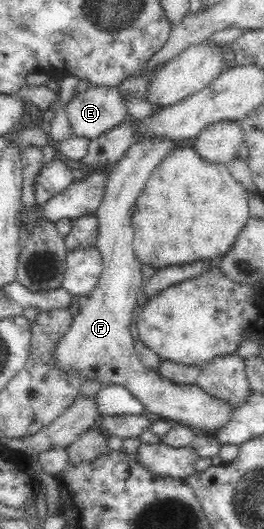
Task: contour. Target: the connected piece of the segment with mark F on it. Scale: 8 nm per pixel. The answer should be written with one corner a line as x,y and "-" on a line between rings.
139,139
131,143
124,158
121,158
113,171
108,175
106,182
106,191
99,208
94,212
99,224
99,236
96,247
100,250
102,256
102,273
95,287
95,290
87,296
80,297
79,303
81,309
72,318
67,332
58,340
52,352
55,367
65,373
73,373
79,379
95,380
102,385
119,384
127,388
139,402
143,403
144,410
151,414
159,414
163,418
181,424
183,426
201,428
206,431
215,431
227,424
231,413
235,410
224,400
219,400
210,394
207,394
196,384
191,386
181,386
167,380
159,375
158,370
147,369
143,365
139,355
135,352
135,338
131,335
130,323
134,320
134,309
136,308
137,296
139,296
141,283
144,281
141,273
141,261
135,256
132,243
134,240
134,231
132,230
132,212
135,208
137,197
147,179
153,173
153,170
165,160
167,154
173,150
173,141
167,139

